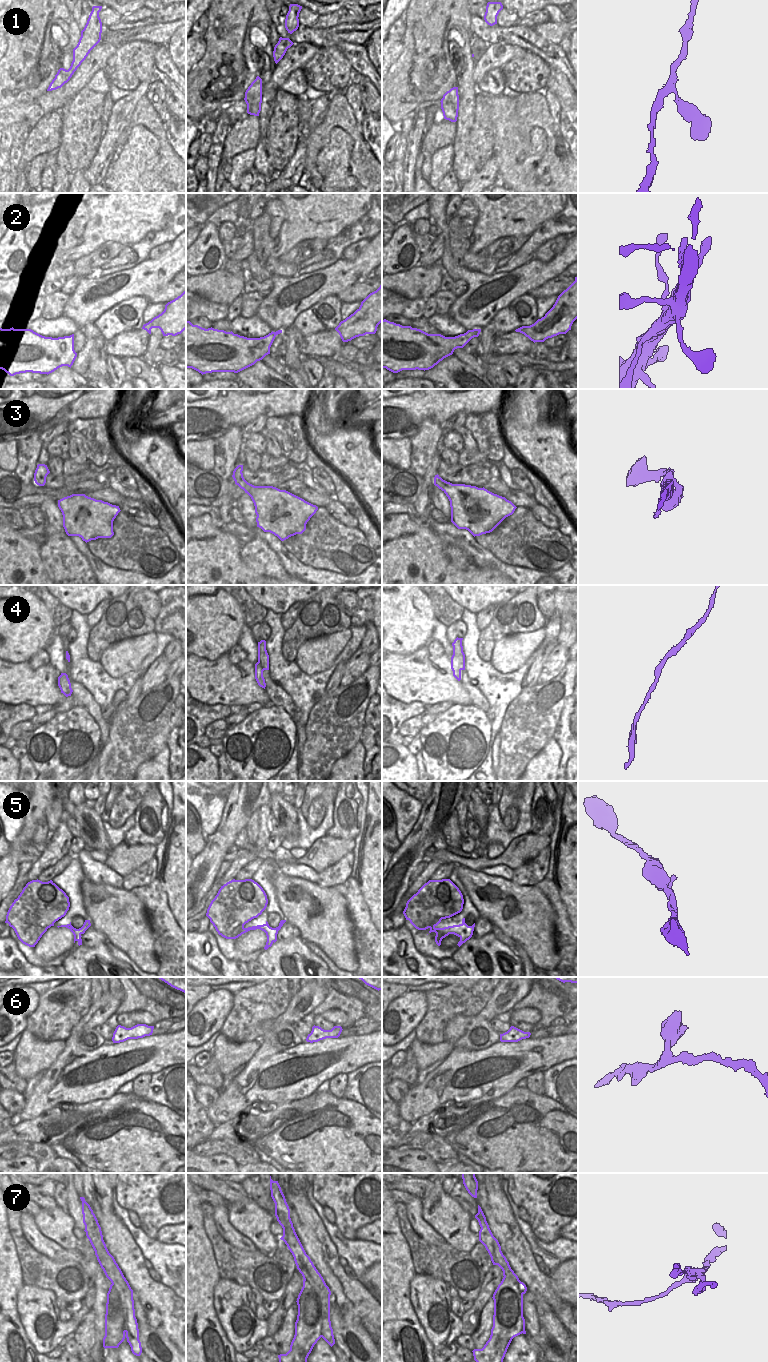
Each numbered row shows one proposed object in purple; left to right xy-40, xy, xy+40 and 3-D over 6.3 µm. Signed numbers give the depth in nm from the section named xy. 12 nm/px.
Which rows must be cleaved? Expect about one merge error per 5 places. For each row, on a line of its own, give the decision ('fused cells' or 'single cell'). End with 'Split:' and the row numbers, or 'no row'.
1: single cell
2: single cell
3: single cell
4: single cell
5: single cell
6: single cell
7: fused cells
Split: 7

